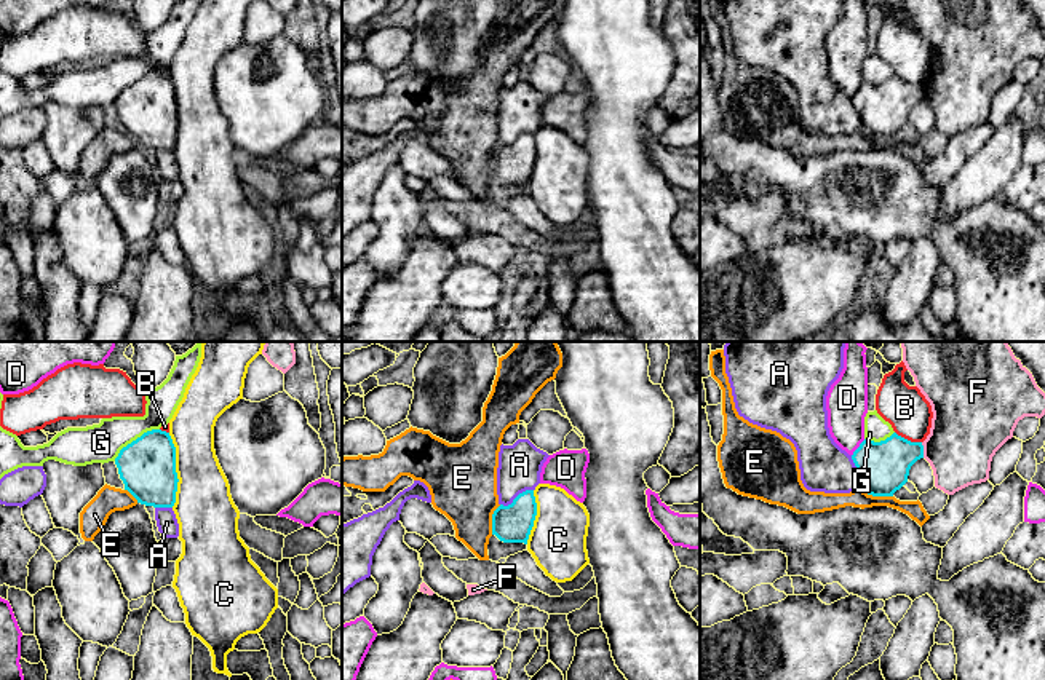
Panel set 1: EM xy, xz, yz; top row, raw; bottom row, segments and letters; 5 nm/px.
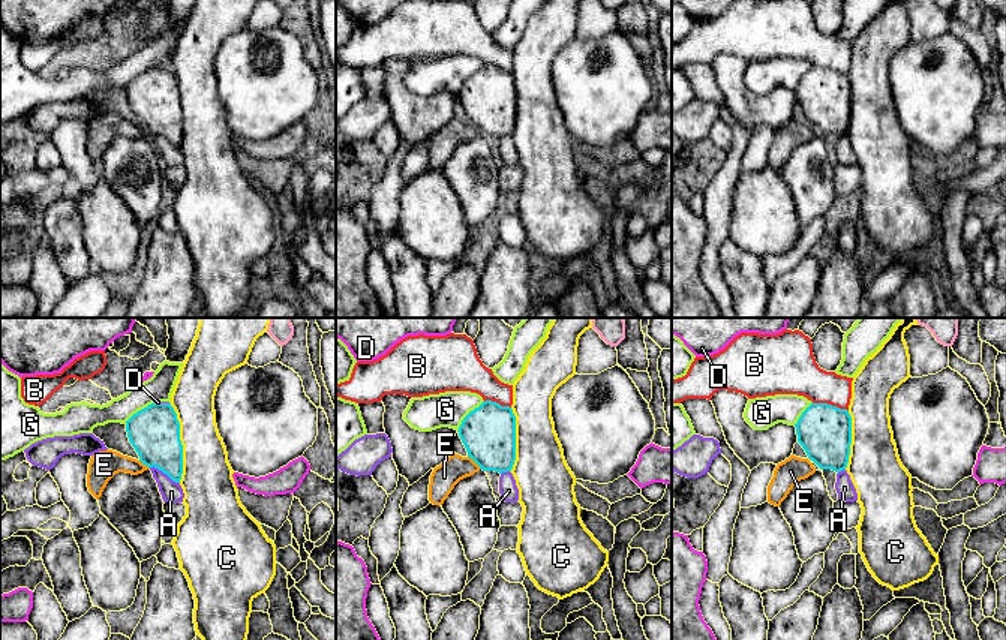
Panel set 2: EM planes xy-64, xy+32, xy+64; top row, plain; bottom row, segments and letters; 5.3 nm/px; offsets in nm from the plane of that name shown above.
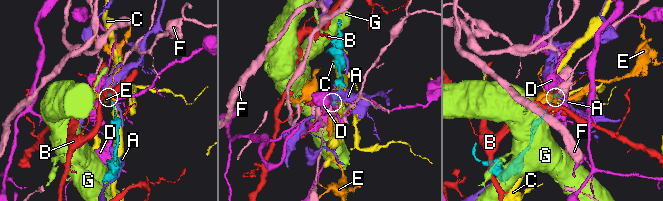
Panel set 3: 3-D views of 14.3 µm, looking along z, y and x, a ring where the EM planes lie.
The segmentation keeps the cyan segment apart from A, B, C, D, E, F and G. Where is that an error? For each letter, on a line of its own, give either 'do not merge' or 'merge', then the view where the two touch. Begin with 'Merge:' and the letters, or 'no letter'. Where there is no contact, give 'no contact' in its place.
Merge: no letter
A: do not merge | xz
B: do not merge | yz
C: do not merge | xy
D: do not merge | yz
E: do not merge | xz
F: do not merge | yz
G: do not merge | xy

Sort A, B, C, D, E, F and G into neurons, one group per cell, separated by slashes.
A / B / C / D / E / F / G

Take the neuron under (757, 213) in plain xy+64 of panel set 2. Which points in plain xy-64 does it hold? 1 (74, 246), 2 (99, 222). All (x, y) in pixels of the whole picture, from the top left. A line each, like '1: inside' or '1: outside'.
1: outside
2: inside

